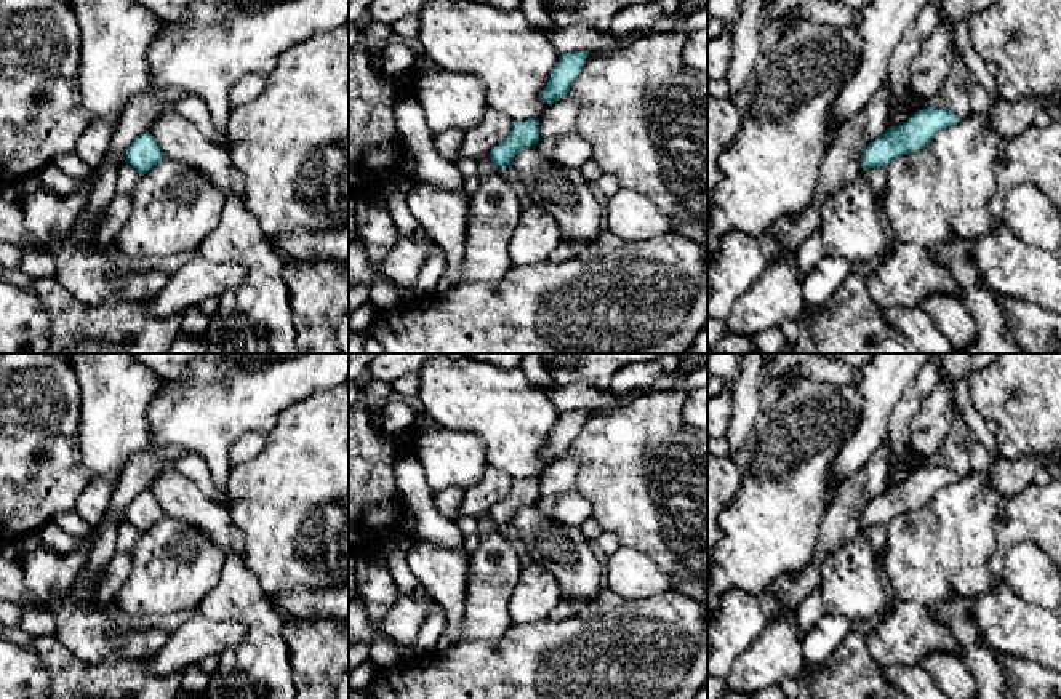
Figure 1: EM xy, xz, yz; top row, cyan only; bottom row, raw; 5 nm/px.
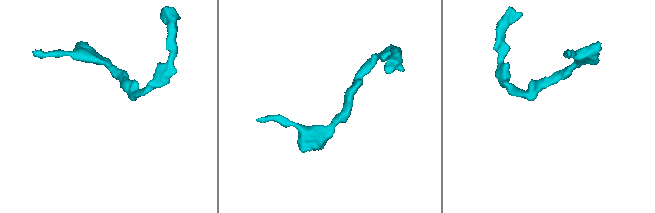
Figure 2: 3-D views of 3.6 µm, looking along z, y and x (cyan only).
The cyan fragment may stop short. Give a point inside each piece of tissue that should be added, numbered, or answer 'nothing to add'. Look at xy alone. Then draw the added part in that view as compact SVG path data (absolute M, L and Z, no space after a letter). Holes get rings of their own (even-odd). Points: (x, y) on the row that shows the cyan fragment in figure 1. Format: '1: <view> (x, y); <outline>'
nothing to add

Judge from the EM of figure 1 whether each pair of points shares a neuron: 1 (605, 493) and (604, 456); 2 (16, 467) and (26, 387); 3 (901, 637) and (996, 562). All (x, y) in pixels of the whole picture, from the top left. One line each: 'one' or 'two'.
1: one
2: one
3: two

